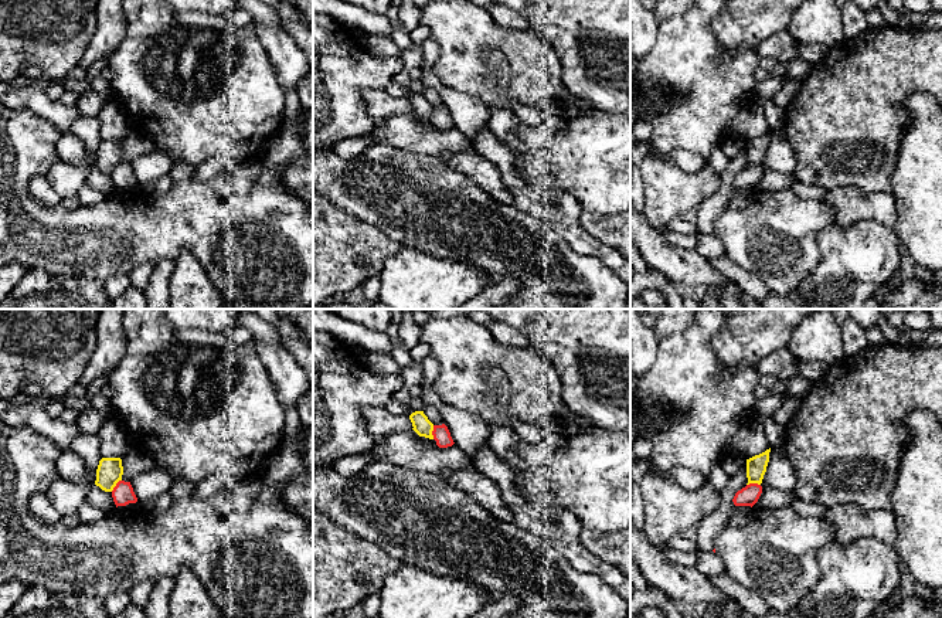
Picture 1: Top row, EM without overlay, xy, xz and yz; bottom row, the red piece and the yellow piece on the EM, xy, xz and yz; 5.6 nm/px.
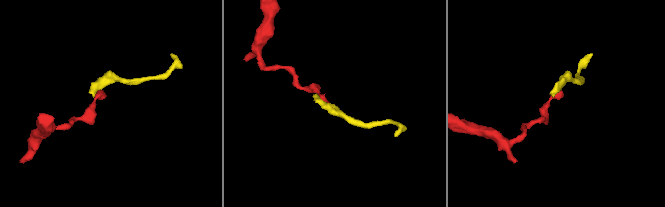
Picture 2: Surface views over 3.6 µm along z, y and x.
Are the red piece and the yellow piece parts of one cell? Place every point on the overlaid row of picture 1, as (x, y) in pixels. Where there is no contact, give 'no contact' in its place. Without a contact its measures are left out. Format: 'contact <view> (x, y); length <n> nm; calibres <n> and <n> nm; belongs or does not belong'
contact xz (432, 433); length 80 nm; calibres 100 and 100 nm; does not belong

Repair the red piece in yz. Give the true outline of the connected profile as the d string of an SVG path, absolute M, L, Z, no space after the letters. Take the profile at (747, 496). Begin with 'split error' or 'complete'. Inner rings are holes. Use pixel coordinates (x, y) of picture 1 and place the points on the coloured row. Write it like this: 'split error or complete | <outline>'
complete | M749 483L738 490L732 499L735 506L754 506L762 493L762 486L758 483Z

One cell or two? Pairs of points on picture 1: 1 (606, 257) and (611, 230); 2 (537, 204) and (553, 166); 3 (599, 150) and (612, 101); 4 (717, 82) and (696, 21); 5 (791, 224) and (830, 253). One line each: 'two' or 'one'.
1: two
2: two
3: two
4: one
5: two

